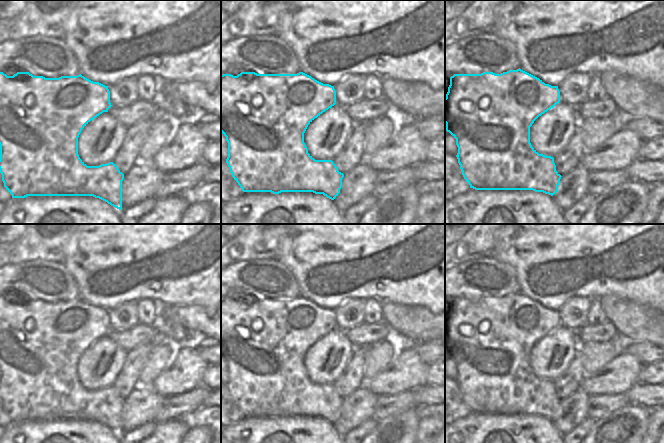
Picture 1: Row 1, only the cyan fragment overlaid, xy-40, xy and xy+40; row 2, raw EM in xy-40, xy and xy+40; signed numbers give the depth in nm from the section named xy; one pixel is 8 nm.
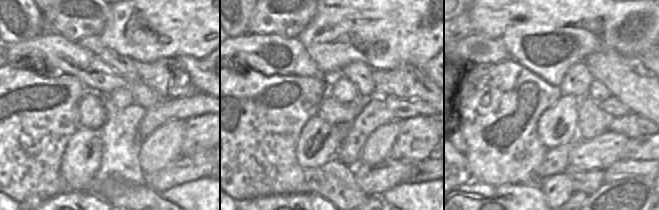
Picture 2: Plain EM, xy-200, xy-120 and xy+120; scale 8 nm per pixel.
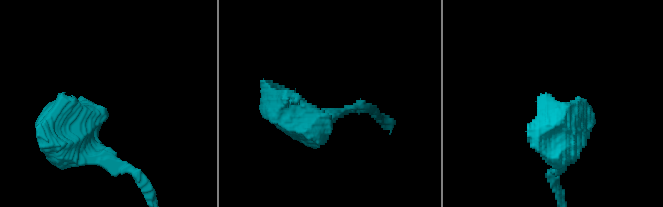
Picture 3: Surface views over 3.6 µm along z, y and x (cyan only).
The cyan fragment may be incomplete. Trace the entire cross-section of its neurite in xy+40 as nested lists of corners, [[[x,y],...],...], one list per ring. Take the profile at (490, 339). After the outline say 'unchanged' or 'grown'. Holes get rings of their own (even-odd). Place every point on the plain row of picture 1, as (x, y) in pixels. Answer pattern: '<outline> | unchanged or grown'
[[[520,292],[517,294],[509,294],[501,298],[483,296],[481,298],[454,298],[451,300],[450,309],[445,321],[446,355],[456,363],[456,369],[458,371],[456,381],[458,383],[462,399],[466,406],[470,409],[470,412],[475,414],[533,414],[535,416],[543,416],[551,420],[556,418],[562,400],[556,395],[556,389],[553,381],[539,378],[532,371],[530,367],[530,351],[539,340],[556,330],[559,326],[560,315],[558,310],[545,308],[539,302],[521,294]]] | unchanged

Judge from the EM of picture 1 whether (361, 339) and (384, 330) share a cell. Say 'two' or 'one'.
one

